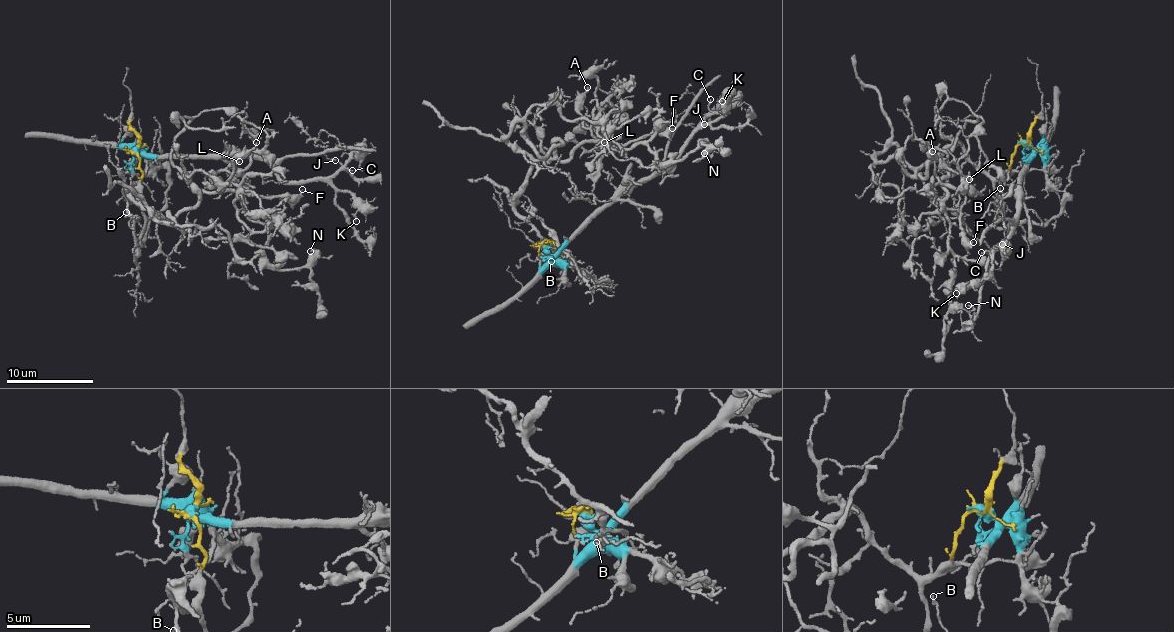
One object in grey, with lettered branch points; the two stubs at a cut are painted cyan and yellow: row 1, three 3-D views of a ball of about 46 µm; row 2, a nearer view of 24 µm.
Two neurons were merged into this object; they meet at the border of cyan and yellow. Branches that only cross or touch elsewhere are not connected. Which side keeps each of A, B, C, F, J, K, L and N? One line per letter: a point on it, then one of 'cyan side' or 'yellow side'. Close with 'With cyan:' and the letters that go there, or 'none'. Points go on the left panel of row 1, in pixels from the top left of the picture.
A: place (256, 142); yellow side
B: place (126, 212); yellow side
C: place (352, 170); cyan side
F: place (302, 189); yellow side
J: place (335, 160); cyan side
K: place (356, 221); cyan side
L: place (239, 161); yellow side
N: place (310, 251); yellow side
With cyan: C, J, K

